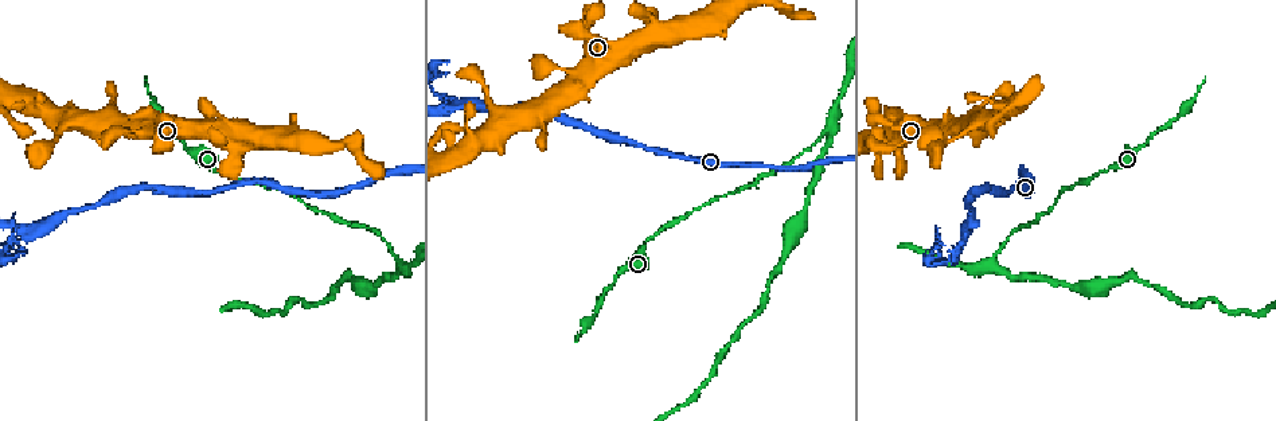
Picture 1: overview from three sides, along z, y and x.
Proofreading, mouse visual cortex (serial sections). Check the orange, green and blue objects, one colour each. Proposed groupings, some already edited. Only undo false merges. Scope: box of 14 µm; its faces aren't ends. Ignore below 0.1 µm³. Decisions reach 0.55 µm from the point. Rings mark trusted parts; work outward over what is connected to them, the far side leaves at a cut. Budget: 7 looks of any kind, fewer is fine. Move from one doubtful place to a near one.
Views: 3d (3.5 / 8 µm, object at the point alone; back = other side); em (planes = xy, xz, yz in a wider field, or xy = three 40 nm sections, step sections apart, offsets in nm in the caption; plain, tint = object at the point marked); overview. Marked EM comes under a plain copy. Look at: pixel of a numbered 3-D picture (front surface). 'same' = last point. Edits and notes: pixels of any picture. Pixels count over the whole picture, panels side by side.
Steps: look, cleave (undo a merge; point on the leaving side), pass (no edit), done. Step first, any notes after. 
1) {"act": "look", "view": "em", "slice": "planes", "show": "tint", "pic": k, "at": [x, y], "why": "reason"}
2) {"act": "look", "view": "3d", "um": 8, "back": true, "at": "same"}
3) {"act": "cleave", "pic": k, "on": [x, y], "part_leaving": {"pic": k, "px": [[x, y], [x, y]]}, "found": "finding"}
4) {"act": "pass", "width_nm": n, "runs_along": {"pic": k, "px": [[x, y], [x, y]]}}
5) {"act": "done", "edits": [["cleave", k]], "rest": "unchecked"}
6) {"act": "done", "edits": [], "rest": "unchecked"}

{"act": "look", "view": "3d", "um": 3.5, "pic": 1, "at": [1100, 171], "why": "a narrow waist"}

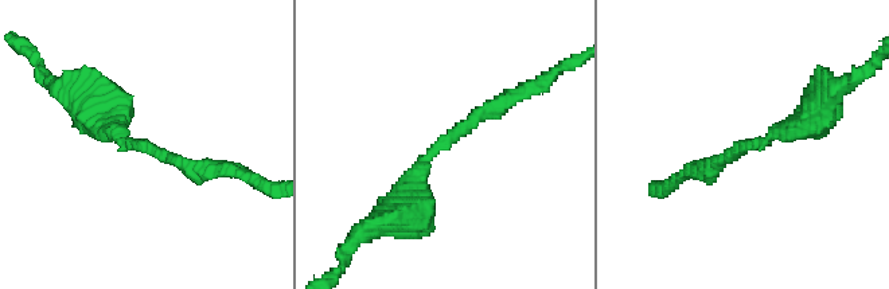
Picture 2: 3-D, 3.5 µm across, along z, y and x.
{"act": "look", "view": "em", "slice": "xy", "step": 1, "show": "tint", "pic": 2, "at": [435, 144], "why": "now the EM"}

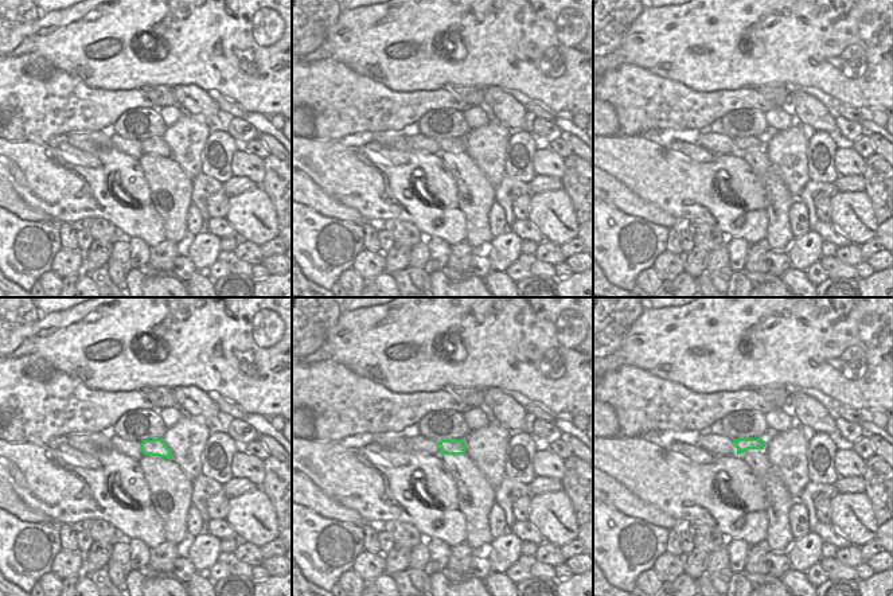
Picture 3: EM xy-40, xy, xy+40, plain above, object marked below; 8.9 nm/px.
{"act": "pass", "arm_widths_nm": [200, 350], "runs_along": {"pic": 2, "px": [[409, 214], [429, 152], [507, 101]]}, "found": "all the same cell"}

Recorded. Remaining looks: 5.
{"act": "look", "view": "3d", "um": 3.5, "pic": 1, "at": [33, 228], "why": "three-way junction"}

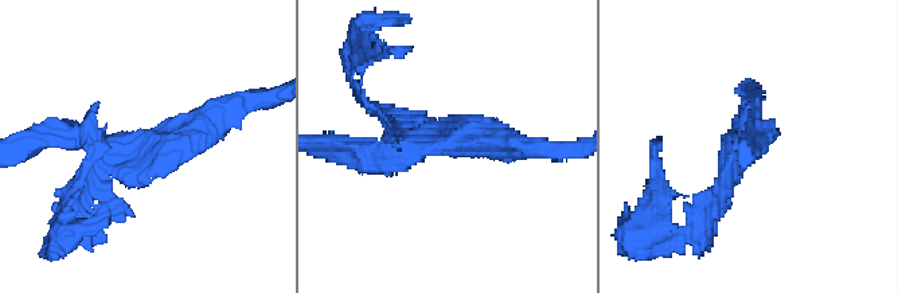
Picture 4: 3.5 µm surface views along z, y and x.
{"act": "look", "view": "em", "slice": "xy", "step": 5, "show": "tint", "pic": 4, "at": [446, 139], "why": "need the tissue"}

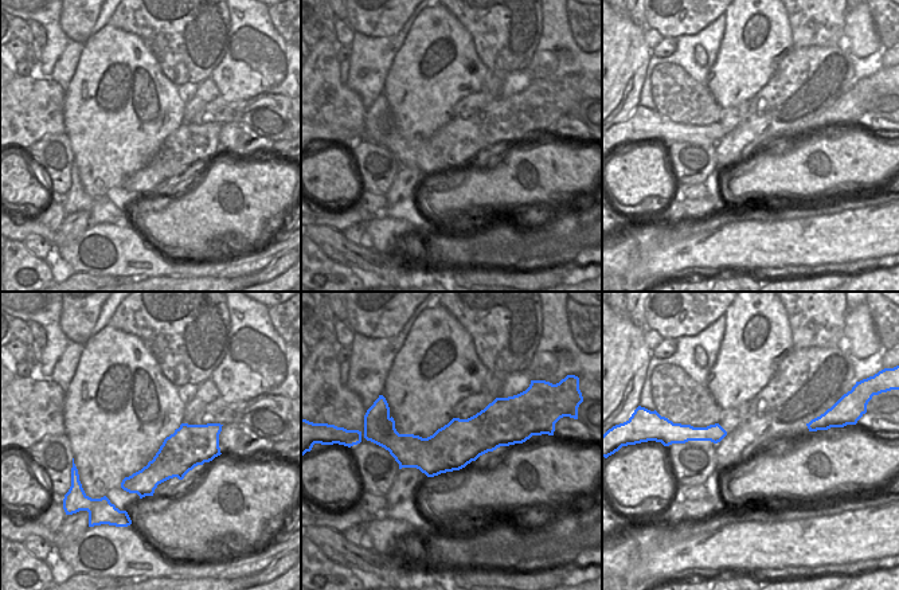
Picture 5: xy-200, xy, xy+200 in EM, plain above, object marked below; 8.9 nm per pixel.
{"act": "look", "view": "em", "slice": "xy", "step": 3, "show": "tint", "at": "same"}

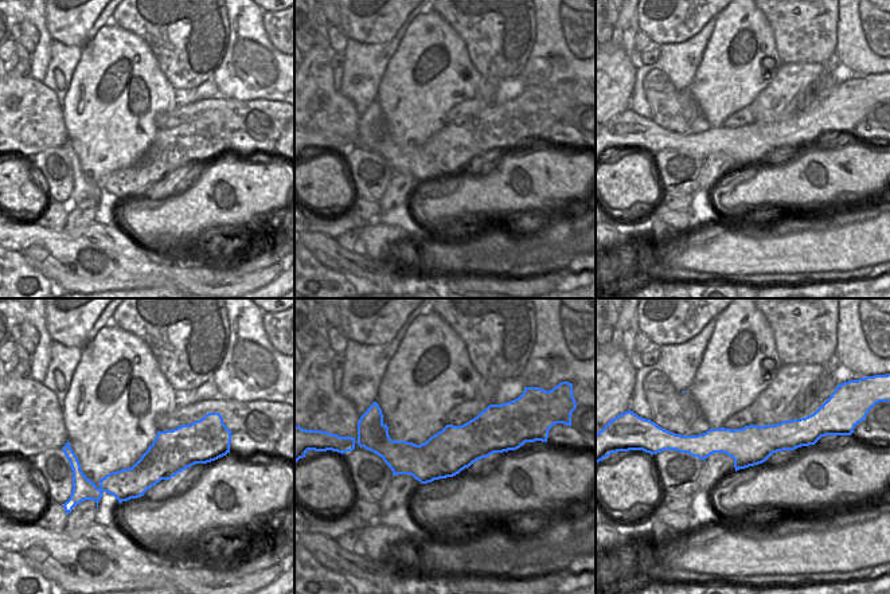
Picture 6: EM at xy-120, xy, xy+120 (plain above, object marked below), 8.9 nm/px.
{"act": "pass", "runs_along": {"pic": 6, "px": [[387, 441], [399, 453], [503, 448]]}, "found": "all the same cell"}

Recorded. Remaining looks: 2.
{"act": "look", "view": "3d", "um": 3.5, "pic": 1, "at": [231, 140], "why": "narrows sharply"}

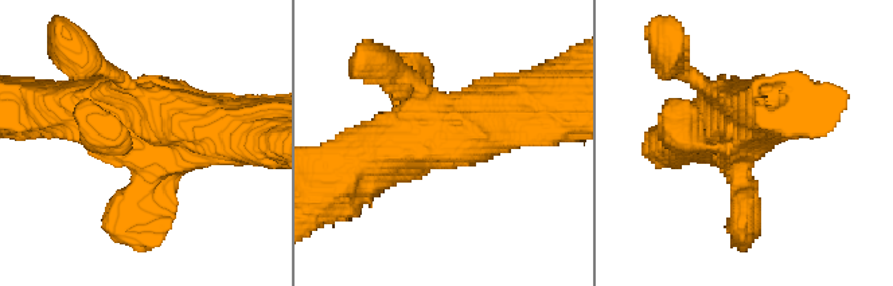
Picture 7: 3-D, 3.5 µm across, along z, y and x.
{"act": "look", "view": "em", "slice": "planes", "show": "tint", "pic": 7, "at": [133, 131], "why": "shape alone is not enough"}

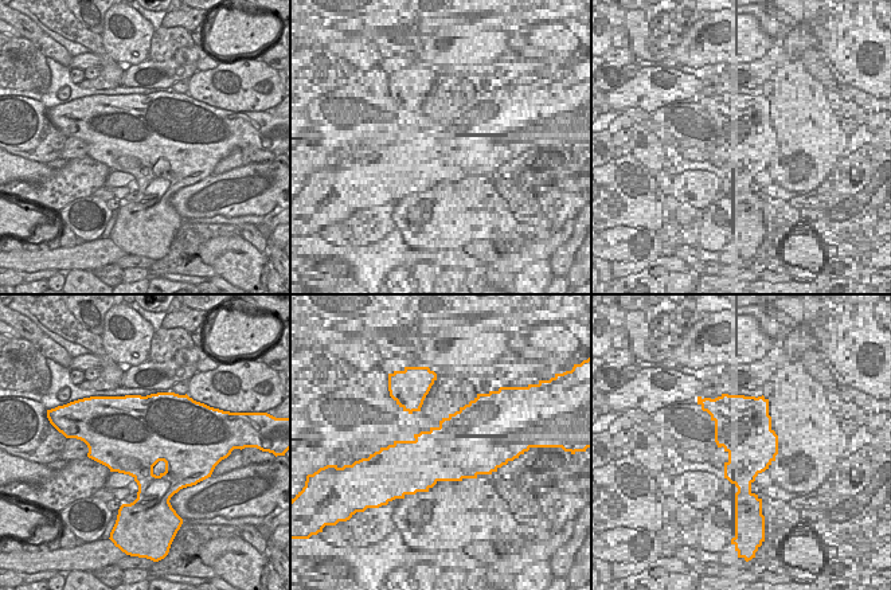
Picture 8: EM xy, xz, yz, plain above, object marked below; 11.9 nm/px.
{"act": "pass", "runs_along": {"pic": 7, "px": [[338, 175], [507, 109]]}, "found": "all the same cell"}

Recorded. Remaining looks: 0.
{"act": "done", "edits": [], "rest": "unchecked"}

